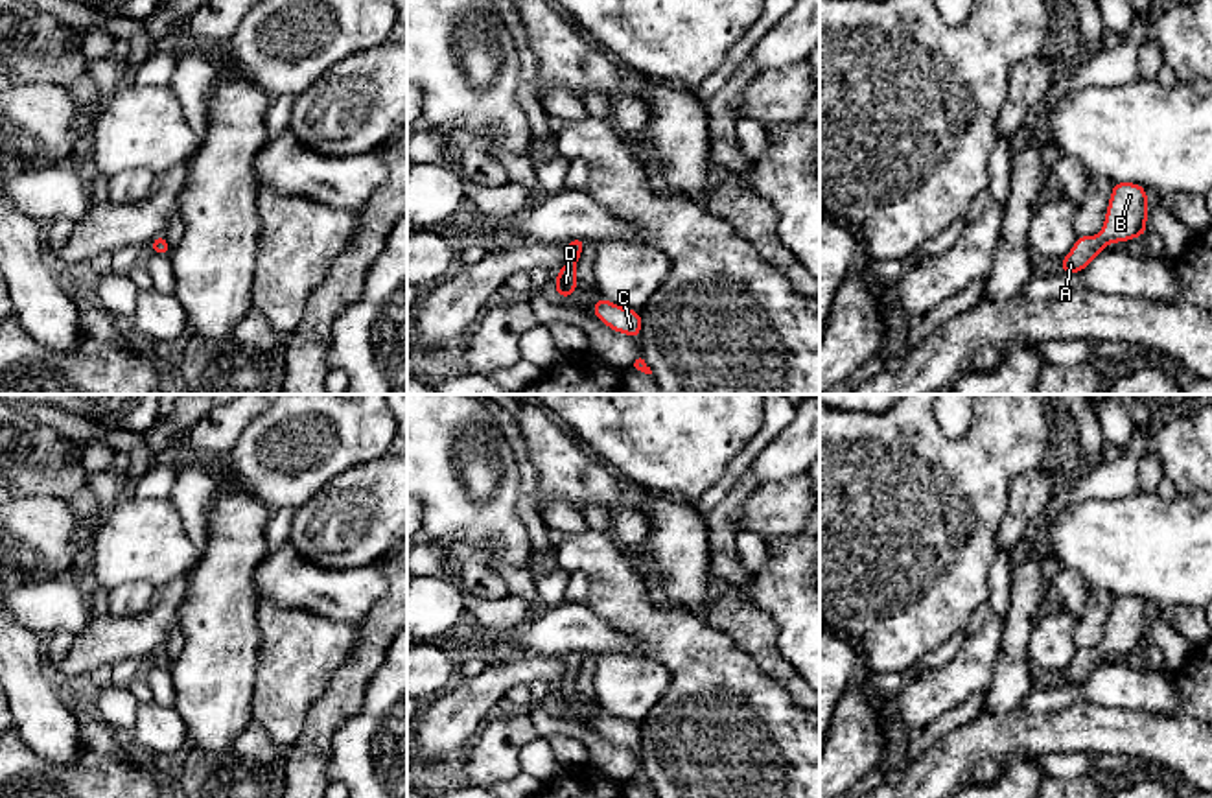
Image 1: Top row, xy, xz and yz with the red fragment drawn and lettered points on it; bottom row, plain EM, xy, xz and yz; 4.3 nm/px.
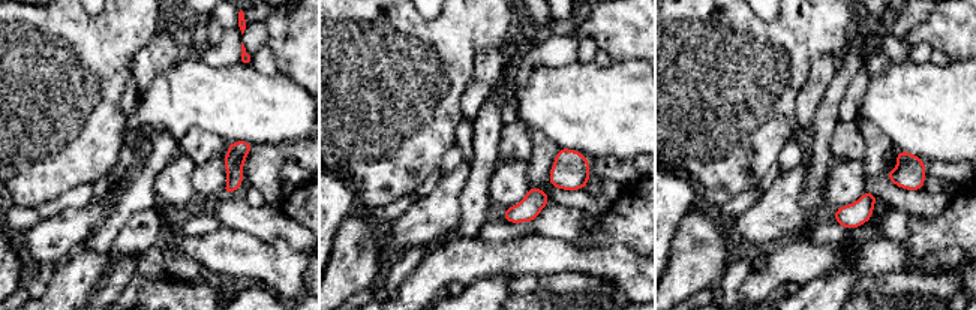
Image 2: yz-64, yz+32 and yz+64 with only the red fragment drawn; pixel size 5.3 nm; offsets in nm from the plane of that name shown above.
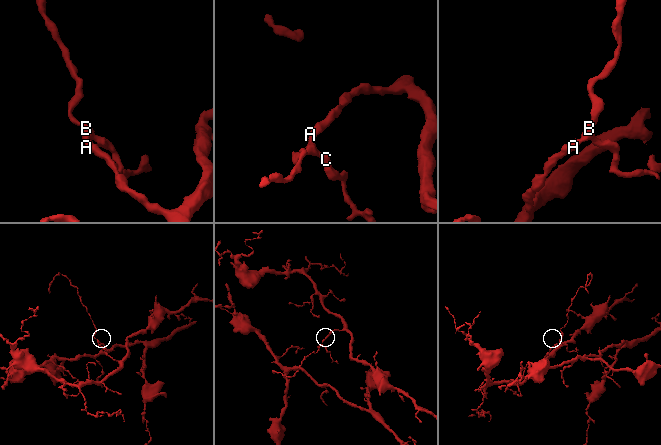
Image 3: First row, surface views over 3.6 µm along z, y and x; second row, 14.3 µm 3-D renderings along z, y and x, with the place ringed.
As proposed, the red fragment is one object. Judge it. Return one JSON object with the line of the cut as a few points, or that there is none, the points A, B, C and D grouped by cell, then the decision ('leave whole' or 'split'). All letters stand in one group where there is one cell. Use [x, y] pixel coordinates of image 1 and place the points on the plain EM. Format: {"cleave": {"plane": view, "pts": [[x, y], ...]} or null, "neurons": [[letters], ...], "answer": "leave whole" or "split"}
{"cleave": null, "neurons": [["A", "B", "C", "D"]], "answer": "leave whole"}

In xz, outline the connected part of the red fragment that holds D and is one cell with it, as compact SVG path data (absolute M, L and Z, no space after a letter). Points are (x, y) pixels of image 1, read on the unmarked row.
M567 652L567 676L560 682L554 693L554 702L562 711L577 706L575 676L578 675L584 658L586 658L586 652Z

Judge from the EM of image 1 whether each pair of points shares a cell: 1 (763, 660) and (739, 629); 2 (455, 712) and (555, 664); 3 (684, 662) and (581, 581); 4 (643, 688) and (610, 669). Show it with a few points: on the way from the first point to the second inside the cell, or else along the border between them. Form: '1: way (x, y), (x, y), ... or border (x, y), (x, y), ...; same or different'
1: way (763, 653), (746, 636); same
2: way (479, 693), (507, 675), (531, 669); same
3: border (571, 572), (581, 572), (588, 579), (586, 601); different
4: way (636, 684), (625, 684), (617, 677); same

